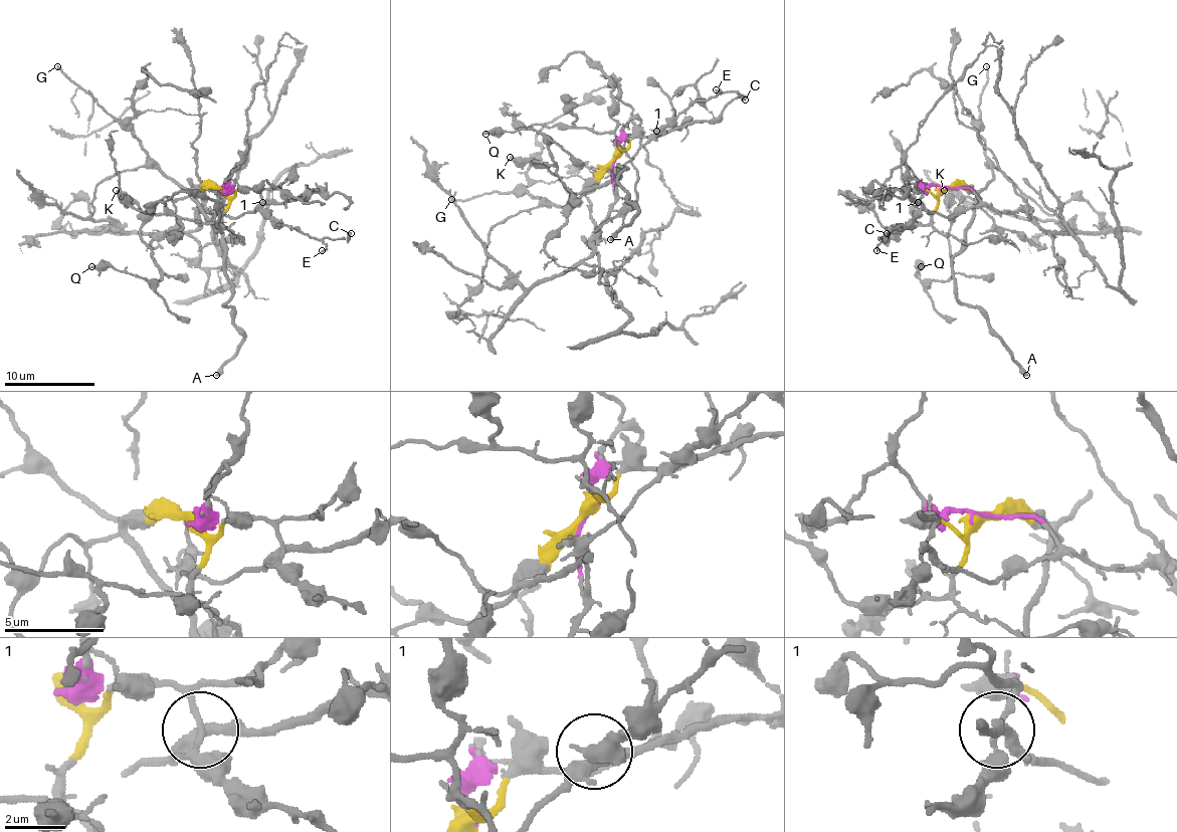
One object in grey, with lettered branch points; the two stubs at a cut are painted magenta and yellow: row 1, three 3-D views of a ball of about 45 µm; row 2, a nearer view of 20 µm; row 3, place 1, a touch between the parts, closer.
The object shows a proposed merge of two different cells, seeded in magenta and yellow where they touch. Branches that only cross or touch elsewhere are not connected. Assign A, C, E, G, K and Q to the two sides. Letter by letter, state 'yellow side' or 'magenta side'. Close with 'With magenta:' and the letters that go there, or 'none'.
A: yellow side
C: yellow side
E: yellow side
G: yellow side
K: yellow side
Q: yellow side
With magenta: none

